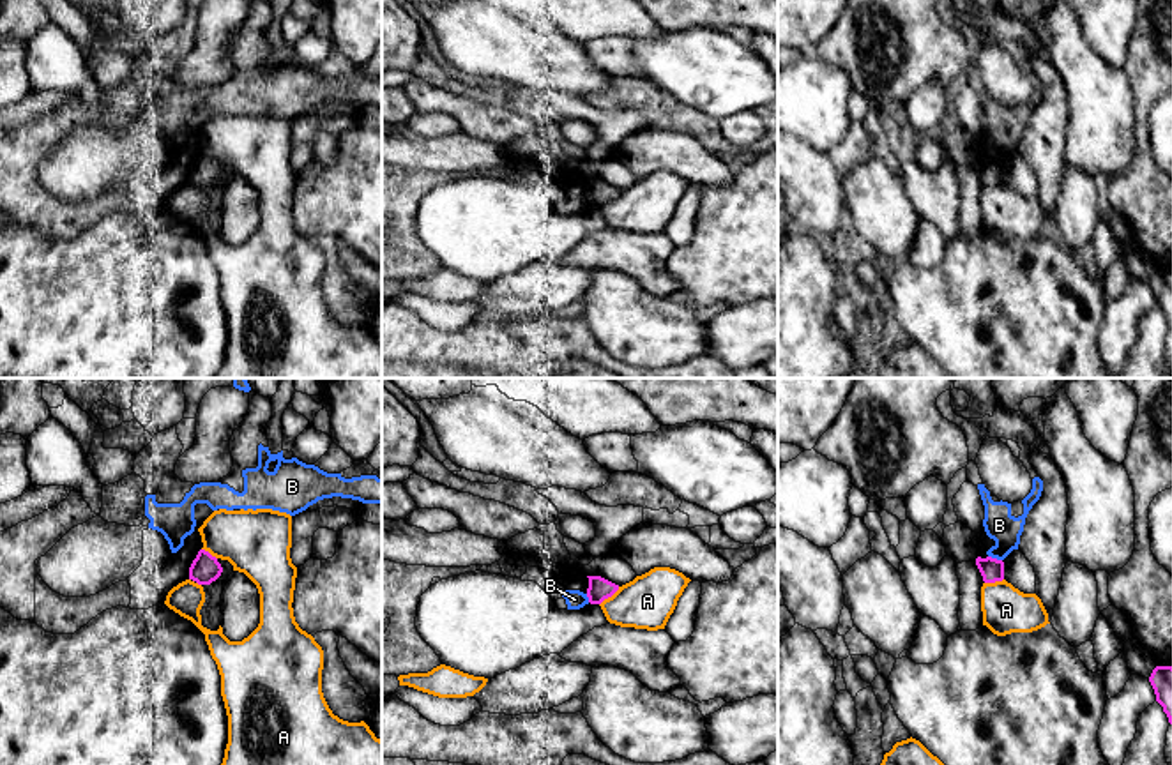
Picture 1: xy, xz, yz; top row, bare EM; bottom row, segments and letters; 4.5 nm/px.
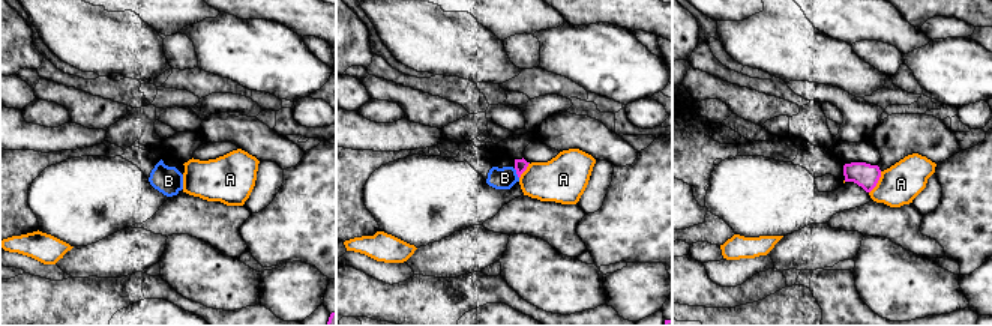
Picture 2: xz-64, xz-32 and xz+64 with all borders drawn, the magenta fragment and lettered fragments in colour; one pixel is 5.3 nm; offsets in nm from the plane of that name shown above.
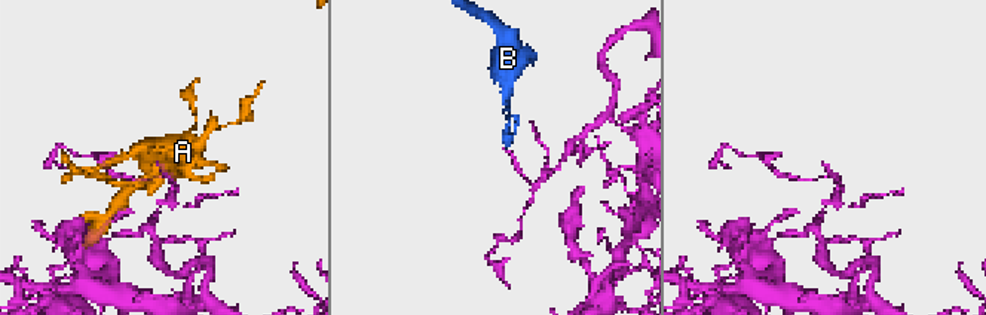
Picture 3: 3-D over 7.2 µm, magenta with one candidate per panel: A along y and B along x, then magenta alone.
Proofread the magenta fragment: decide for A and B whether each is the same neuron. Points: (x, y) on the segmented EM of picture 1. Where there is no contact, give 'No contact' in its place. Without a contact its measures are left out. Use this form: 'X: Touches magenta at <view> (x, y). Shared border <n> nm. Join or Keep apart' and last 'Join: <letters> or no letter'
A: Touches magenta at xz (608, 596). Shared border 130 nm. Keep apart
B: Touches magenta at yz (996, 559). Shared border 70 nm. Keep apart
Join: no letter

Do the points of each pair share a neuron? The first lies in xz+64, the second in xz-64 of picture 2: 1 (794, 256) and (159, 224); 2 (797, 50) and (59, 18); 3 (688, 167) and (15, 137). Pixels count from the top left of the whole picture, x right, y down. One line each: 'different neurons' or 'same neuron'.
1: different neurons
2: same neuron
3: different neurons

